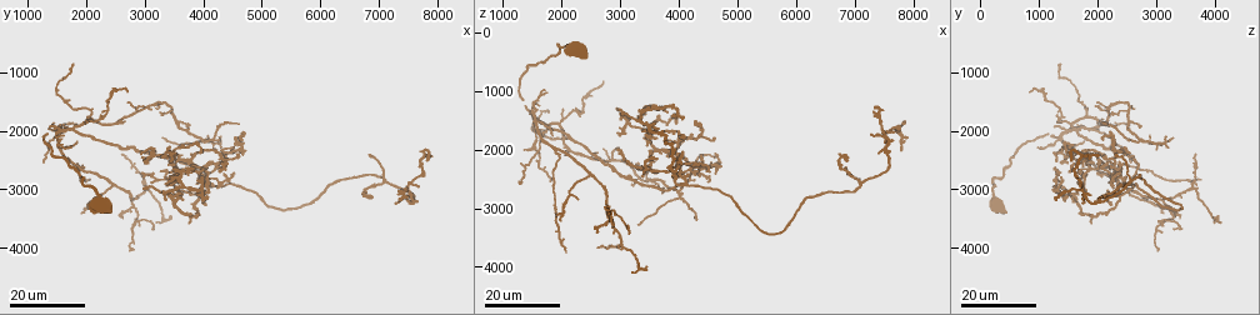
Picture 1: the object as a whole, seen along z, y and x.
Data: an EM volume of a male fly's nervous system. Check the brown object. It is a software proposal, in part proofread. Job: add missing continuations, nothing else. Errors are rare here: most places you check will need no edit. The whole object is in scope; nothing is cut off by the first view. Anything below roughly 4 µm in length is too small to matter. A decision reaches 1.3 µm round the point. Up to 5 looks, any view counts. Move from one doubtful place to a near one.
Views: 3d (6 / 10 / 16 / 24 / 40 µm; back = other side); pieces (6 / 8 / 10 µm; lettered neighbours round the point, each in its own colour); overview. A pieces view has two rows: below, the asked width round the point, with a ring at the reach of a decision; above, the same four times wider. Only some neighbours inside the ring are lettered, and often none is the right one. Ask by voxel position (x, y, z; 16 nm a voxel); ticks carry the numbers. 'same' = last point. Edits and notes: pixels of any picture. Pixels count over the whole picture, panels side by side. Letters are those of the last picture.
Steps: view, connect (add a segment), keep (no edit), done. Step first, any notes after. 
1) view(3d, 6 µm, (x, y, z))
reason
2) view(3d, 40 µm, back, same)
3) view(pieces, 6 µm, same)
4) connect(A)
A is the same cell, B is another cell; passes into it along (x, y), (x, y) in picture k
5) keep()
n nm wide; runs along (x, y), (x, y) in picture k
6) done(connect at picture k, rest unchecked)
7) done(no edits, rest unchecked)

view(3d, 24 µm, (4550, 2750, 2350))
branch stops here

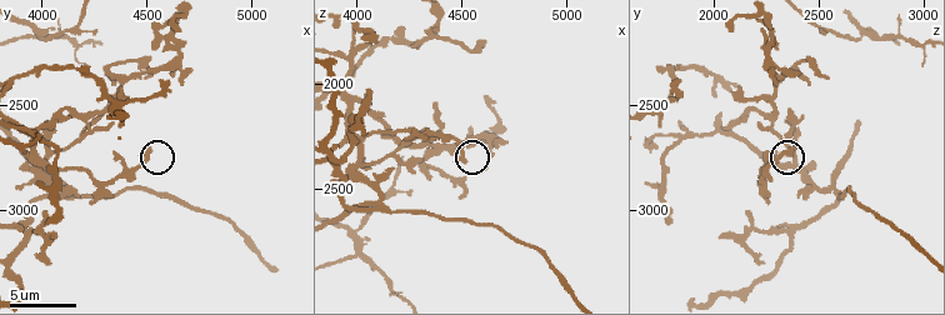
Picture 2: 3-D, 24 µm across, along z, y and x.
view(3d, 6 µm, (4520, 2710, 2370))

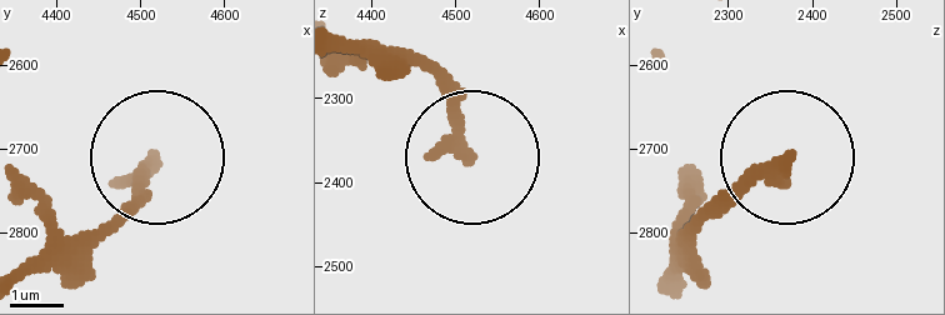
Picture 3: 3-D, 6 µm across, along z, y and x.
view(pieces, 8 µm, (4515, 2710, 2370))

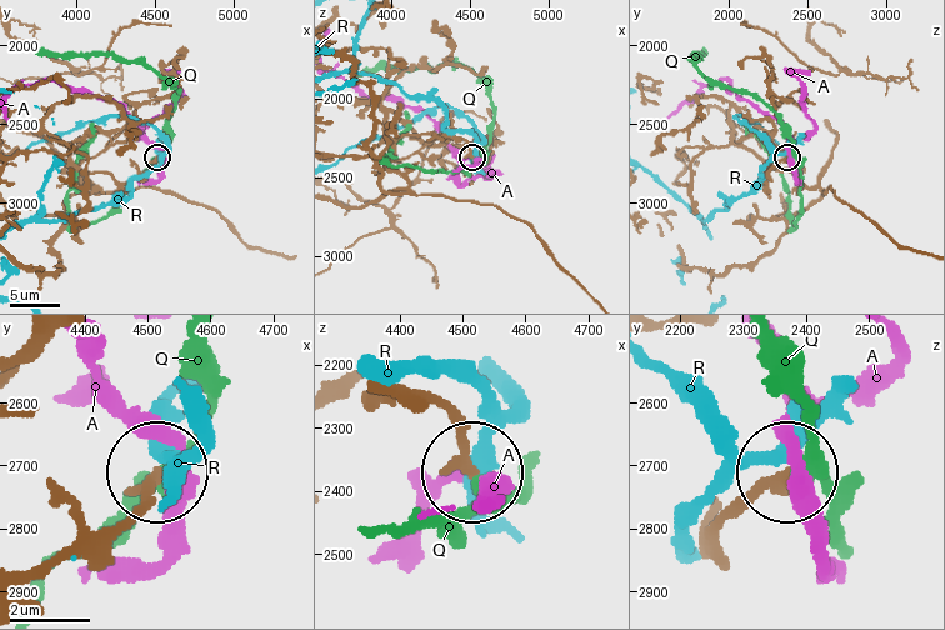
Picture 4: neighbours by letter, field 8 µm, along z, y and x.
keep()
A, Q and R are other cells; runs along (111, 535), (158, 478) in picture 4; no lettered segment goes on from it

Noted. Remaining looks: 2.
view(pieces, 6 µm, (4040, 3260, 2220))
branch stops here

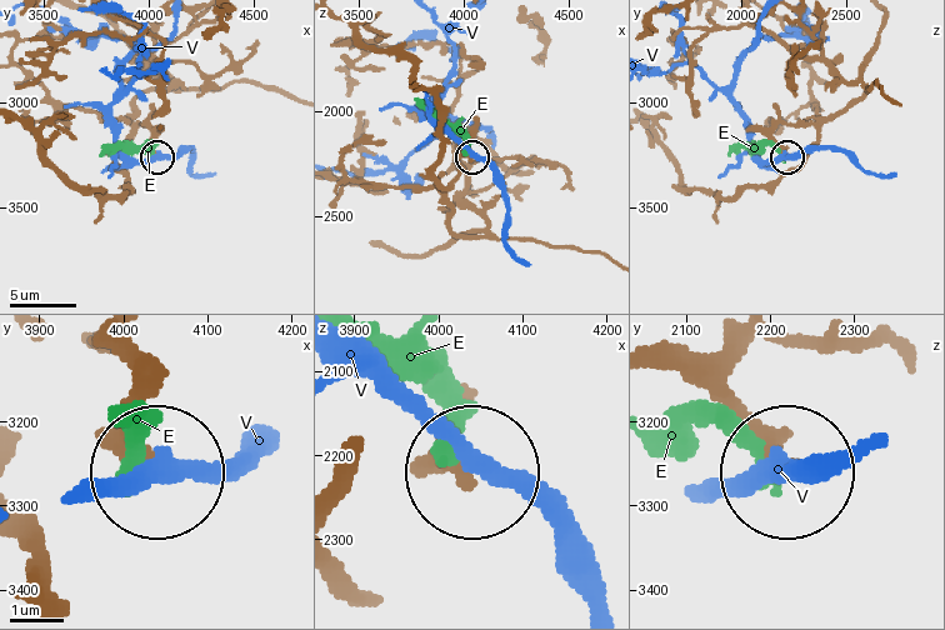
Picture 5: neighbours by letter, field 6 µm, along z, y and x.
keep()
E and V are other cells; none of them fits

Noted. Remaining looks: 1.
done(no edits, rest unchecked)

